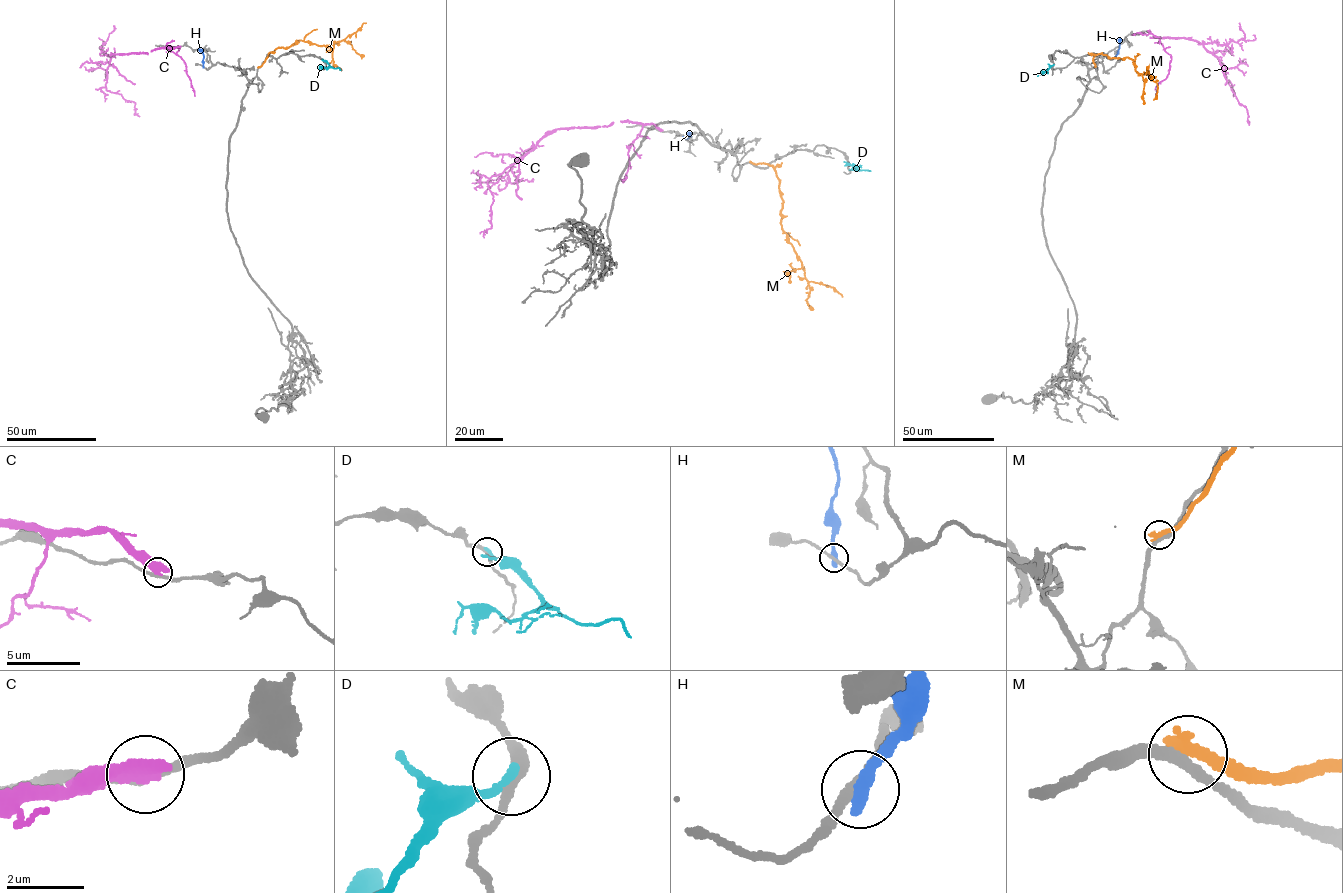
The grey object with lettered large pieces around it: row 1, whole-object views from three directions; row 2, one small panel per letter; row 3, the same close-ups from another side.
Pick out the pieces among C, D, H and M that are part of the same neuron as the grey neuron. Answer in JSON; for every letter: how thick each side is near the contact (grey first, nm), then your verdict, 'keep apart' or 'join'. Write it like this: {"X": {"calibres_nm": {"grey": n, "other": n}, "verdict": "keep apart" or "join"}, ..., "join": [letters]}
{"C": {"calibres_nm": {"grey": 240, "other": 480}, "verdict": "keep apart"}, "D": {"calibres_nm": {"grey": 260, "other": 240}, "verdict": "keep apart"}, "H": {"calibres_nm": {"grey": 180, "other": 420}, "verdict": "keep apart"}, "M": {"calibres_nm": {"grey": 280, "other": 400}, "verdict": "keep apart"}, "join": []}

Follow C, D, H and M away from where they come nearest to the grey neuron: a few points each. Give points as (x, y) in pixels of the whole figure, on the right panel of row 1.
C: (1134, 34), (1189, 38), (1202, 45), (1225, 66), (1226, 79), (1247, 110), (1249, 125)
D: (1053, 64), (1037, 76)
H: (1115, 56), (1120, 38)
M: (1096, 66), (1095, 54), (1131, 58), (1139, 74), (1149, 75), (1157, 83), (1153, 100)

